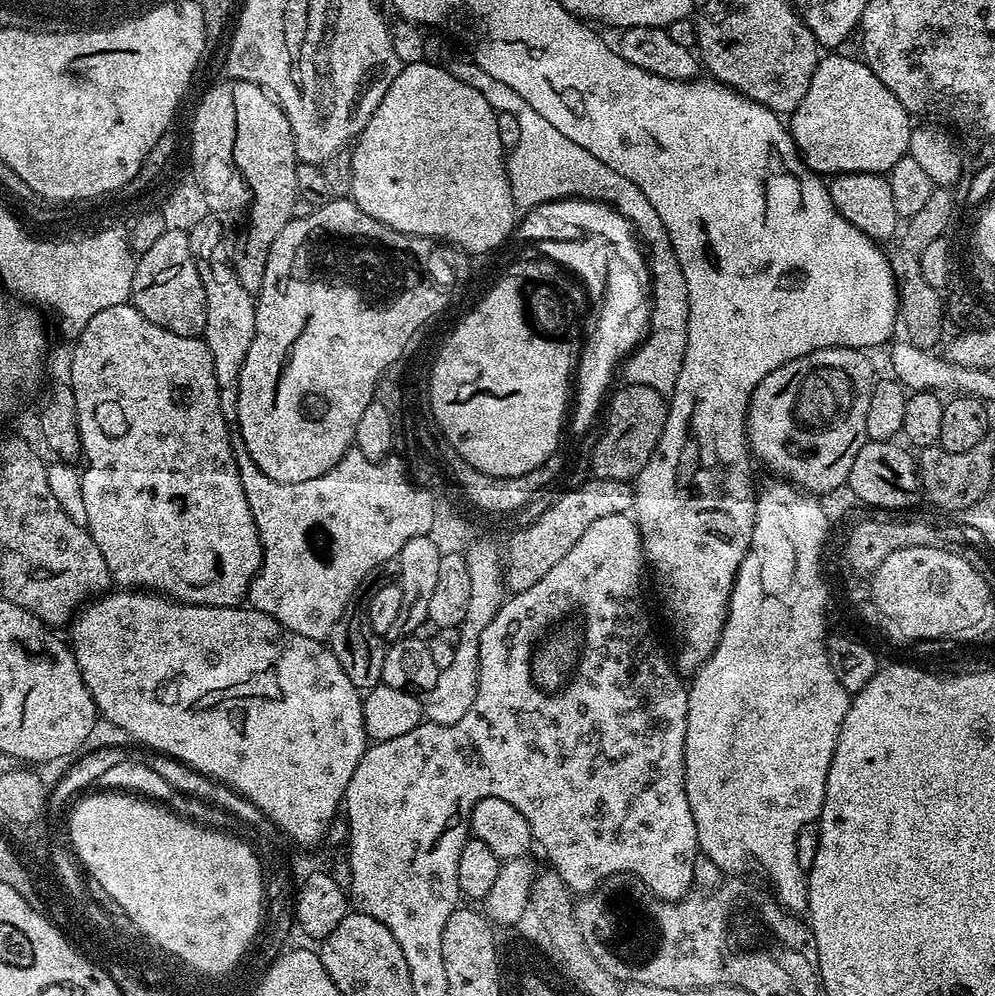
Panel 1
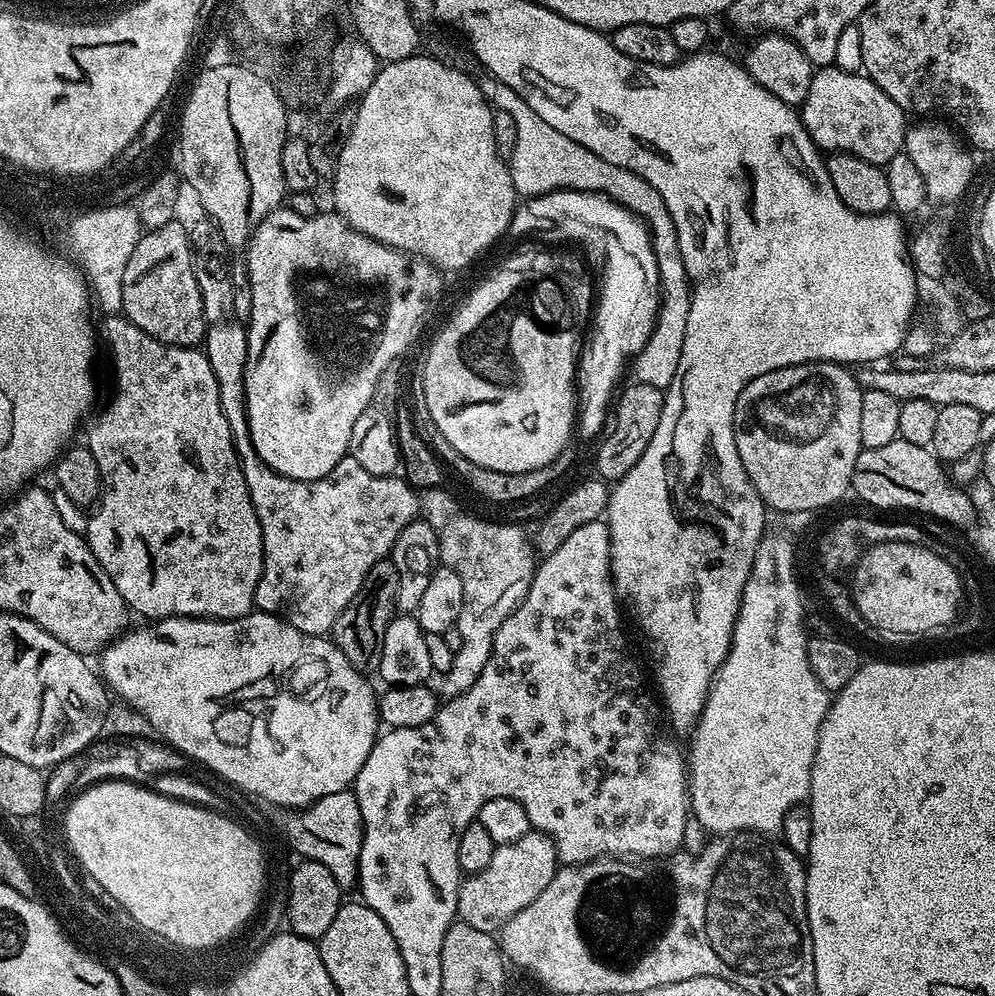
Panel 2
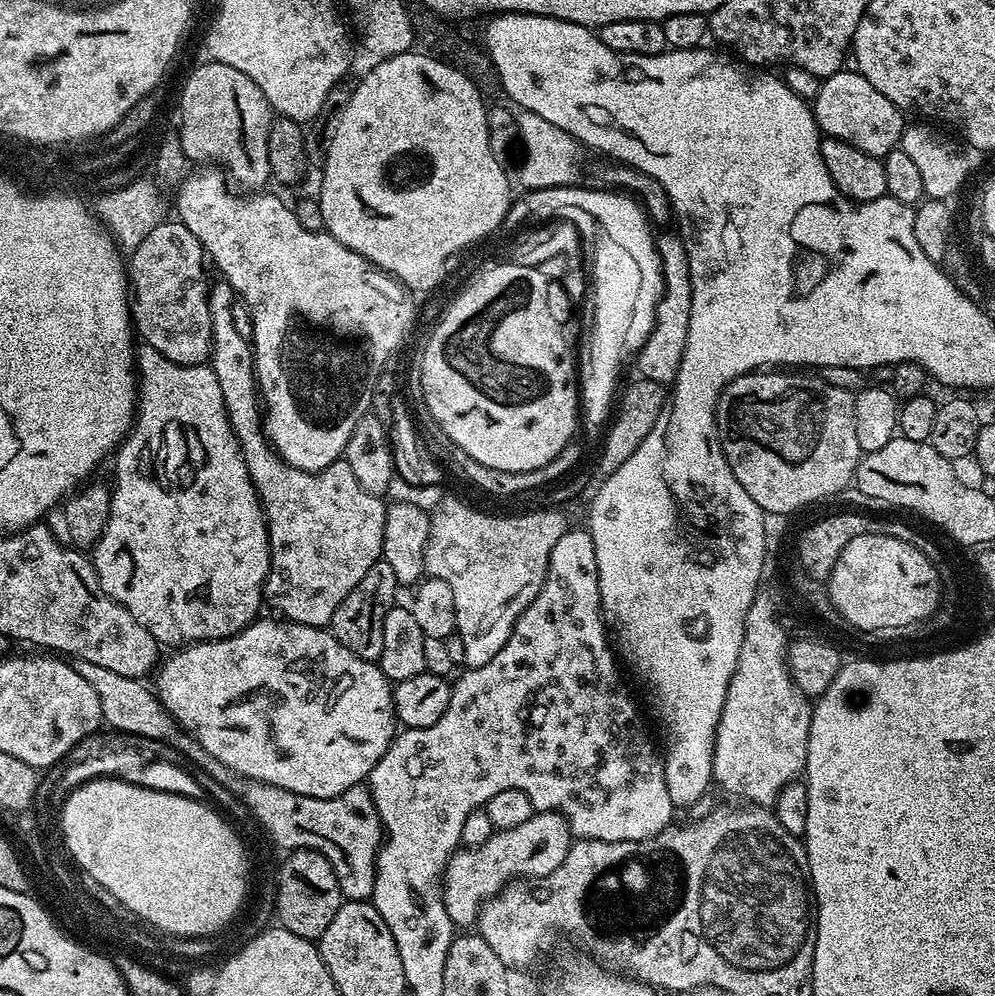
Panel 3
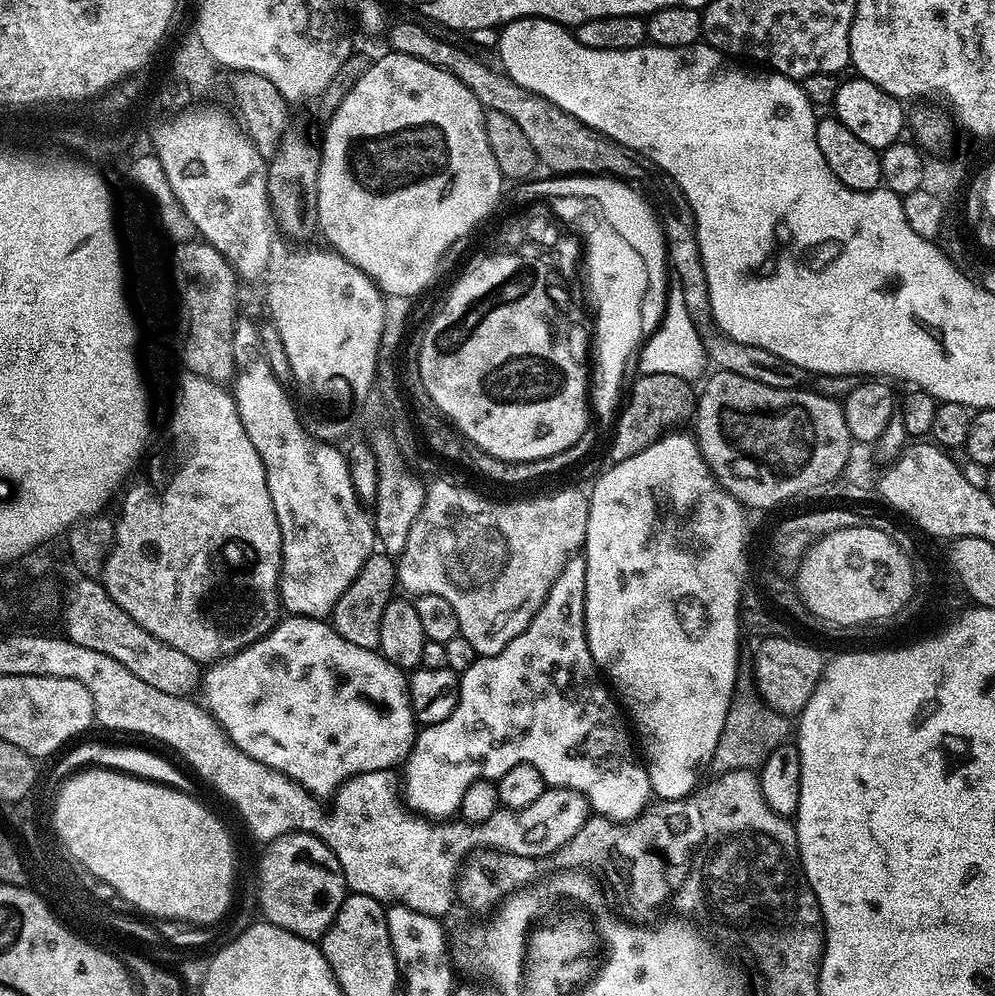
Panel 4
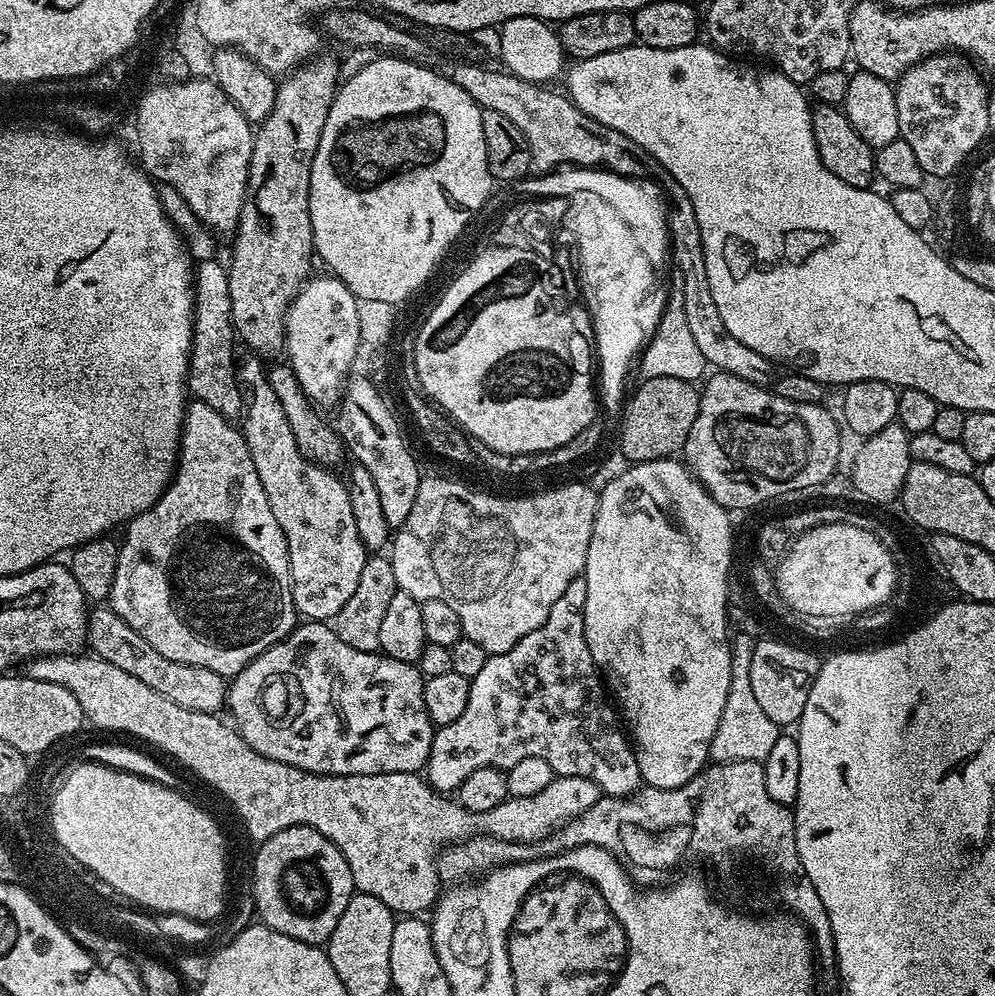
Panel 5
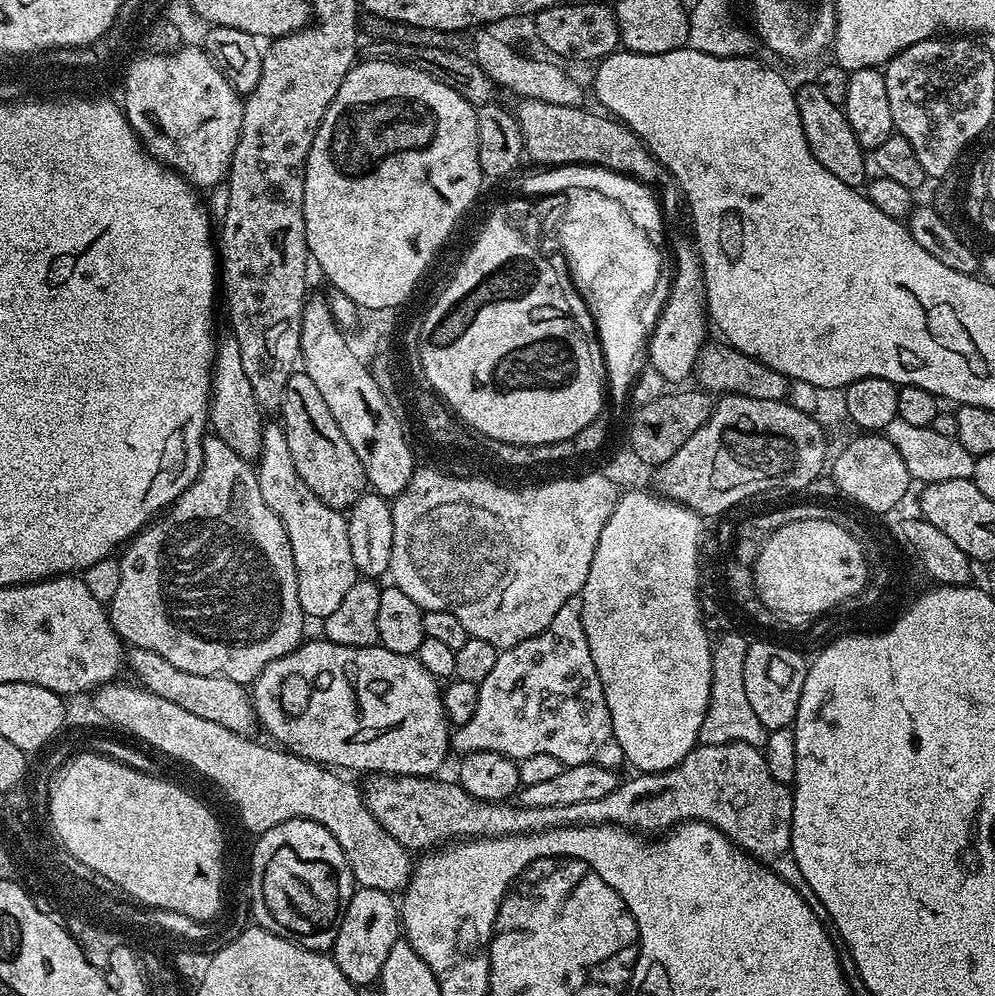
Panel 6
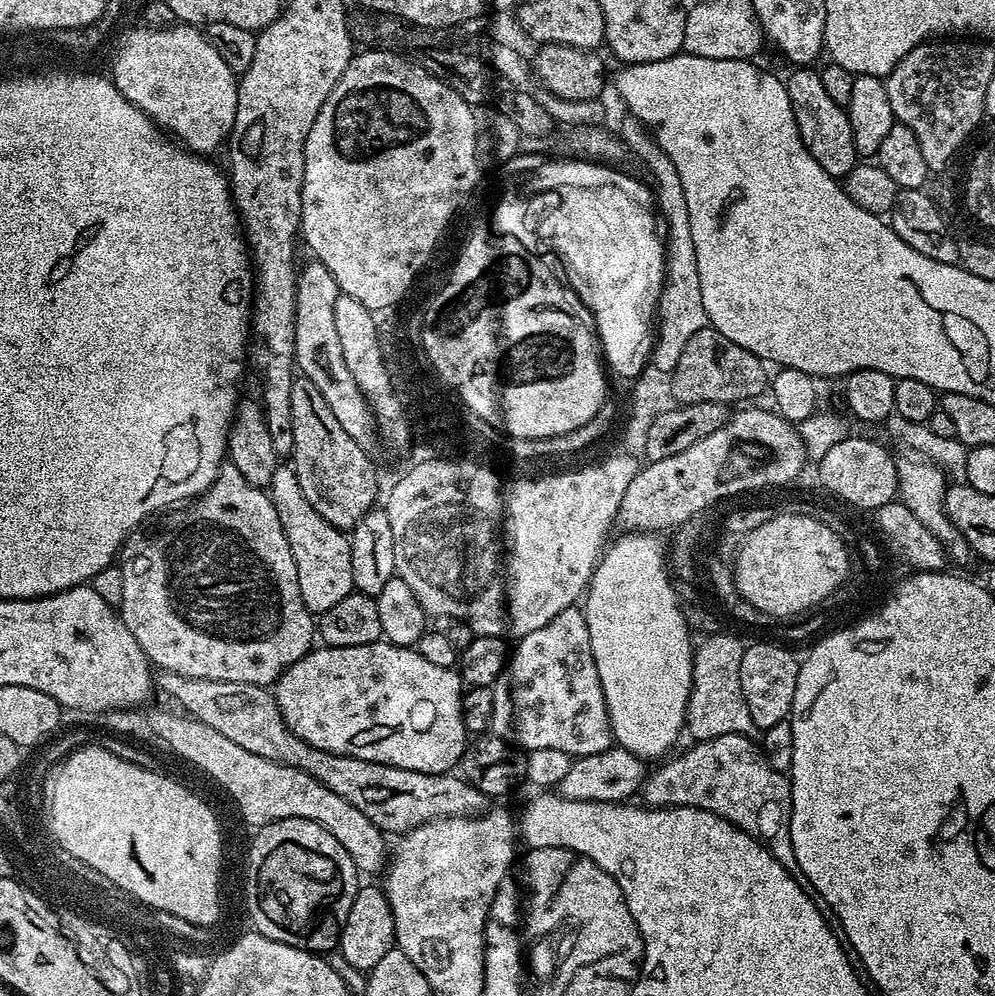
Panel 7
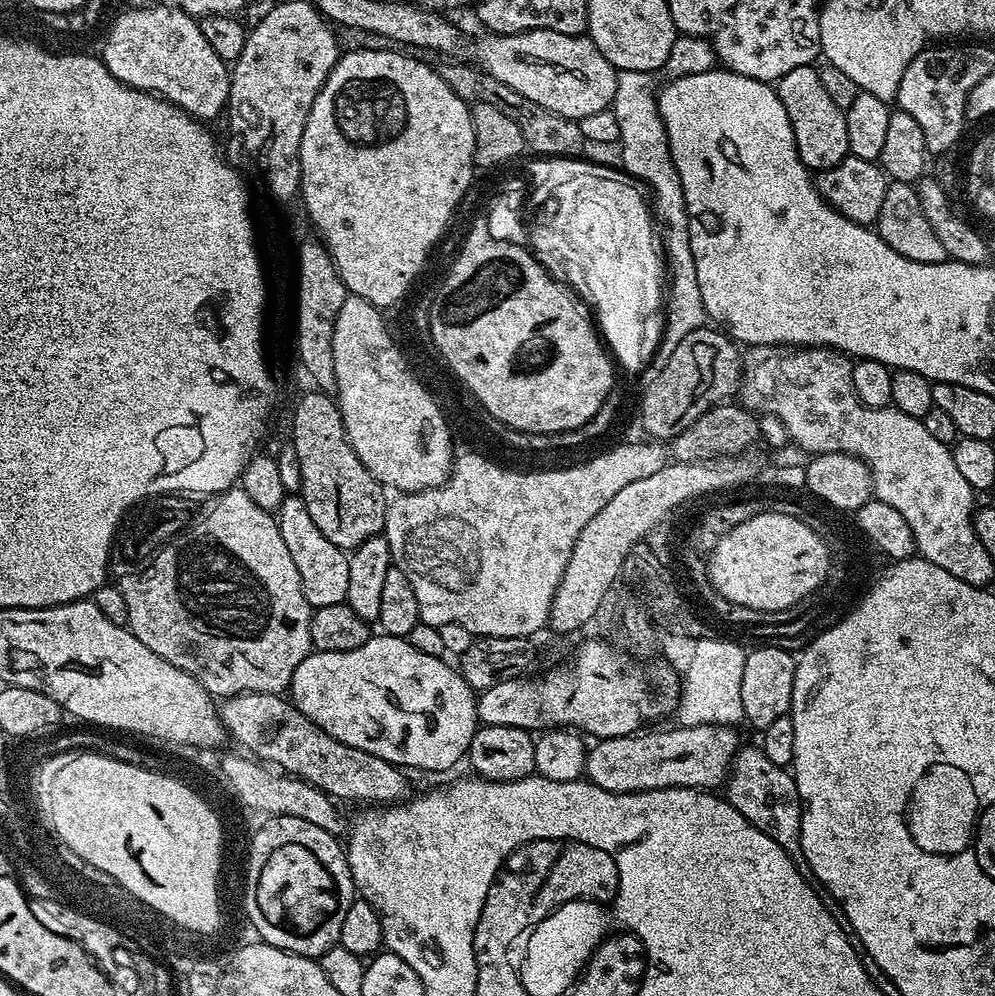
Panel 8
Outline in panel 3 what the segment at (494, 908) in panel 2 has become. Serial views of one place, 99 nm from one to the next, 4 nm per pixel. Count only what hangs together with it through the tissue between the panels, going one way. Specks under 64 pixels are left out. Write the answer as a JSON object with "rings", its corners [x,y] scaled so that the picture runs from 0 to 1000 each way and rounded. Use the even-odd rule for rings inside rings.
{"rings":[[[539,815],[529,821],[525,829],[495,834],[494,840],[484,845],[484,849],[463,850],[450,860],[450,867],[446,870],[444,895],[448,918],[452,918],[459,933],[473,933],[470,931],[479,927],[482,909],[487,904],[504,899],[513,886],[552,880],[565,869],[565,861],[569,861],[576,846],[571,823],[564,815]]]}

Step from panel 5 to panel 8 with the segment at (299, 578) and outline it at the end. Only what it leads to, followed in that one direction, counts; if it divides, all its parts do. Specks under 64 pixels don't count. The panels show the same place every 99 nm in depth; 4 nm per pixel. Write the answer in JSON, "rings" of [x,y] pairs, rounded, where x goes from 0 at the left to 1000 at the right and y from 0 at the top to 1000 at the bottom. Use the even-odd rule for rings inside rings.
{"rings":[[[286,497],[279,515],[279,525],[283,544],[287,544],[291,560],[295,560],[295,568],[299,568],[308,604],[315,610],[347,605],[352,588],[350,558],[347,551],[336,548],[336,544],[332,544],[332,540],[328,540],[328,536],[324,536],[324,532],[316,528],[316,520],[312,520],[312,512],[308,512],[301,497]]]}

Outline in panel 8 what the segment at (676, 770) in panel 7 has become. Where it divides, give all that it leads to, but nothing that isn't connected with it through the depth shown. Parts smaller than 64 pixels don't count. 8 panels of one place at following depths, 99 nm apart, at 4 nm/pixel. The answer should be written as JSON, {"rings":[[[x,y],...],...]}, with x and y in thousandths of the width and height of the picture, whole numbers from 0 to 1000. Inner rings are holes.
{"rings":[[[745,750],[740,757],[740,762],[736,765],[735,774],[733,774],[730,784],[730,802],[732,806],[737,807],[744,814],[754,827],[762,829],[786,853],[790,853],[793,864],[810,863],[810,857],[806,853],[804,844],[804,817],[806,808],[800,780],[796,778],[792,771],[783,771],[770,761],[767,750],[752,751]]]}

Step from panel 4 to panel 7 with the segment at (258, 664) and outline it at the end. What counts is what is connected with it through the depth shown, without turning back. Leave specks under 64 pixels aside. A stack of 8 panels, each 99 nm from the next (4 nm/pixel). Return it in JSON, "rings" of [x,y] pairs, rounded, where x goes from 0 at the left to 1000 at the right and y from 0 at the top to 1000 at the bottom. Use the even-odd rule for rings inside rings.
{"rings":[[[379,645],[368,649],[352,649],[351,651],[332,651],[329,649],[315,650],[299,665],[295,665],[277,683],[275,698],[279,713],[286,723],[287,729],[312,749],[320,753],[334,755],[337,758],[355,759],[360,762],[368,762],[372,765],[391,767],[394,770],[404,770],[406,773],[423,774],[424,777],[440,778],[453,776],[466,760],[468,750],[468,732],[464,721],[464,684],[458,671],[445,671],[428,665],[424,657],[418,655],[417,650],[405,651],[399,647]]]}

